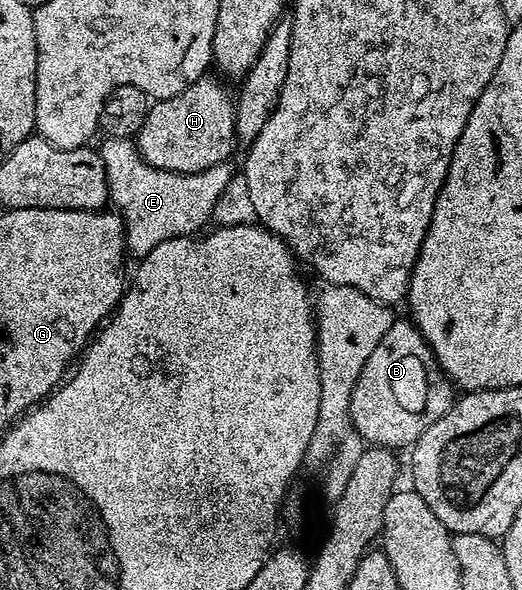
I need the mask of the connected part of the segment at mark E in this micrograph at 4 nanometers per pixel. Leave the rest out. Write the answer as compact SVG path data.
M106 136L103 141L98 149L106 168L109 201L113 207L118 206L117 211L124 219L125 249L138 260L159 243L197 233L213 217L218 197L238 172L237 165L230 160L192 174L154 169L146 164L133 139Z

